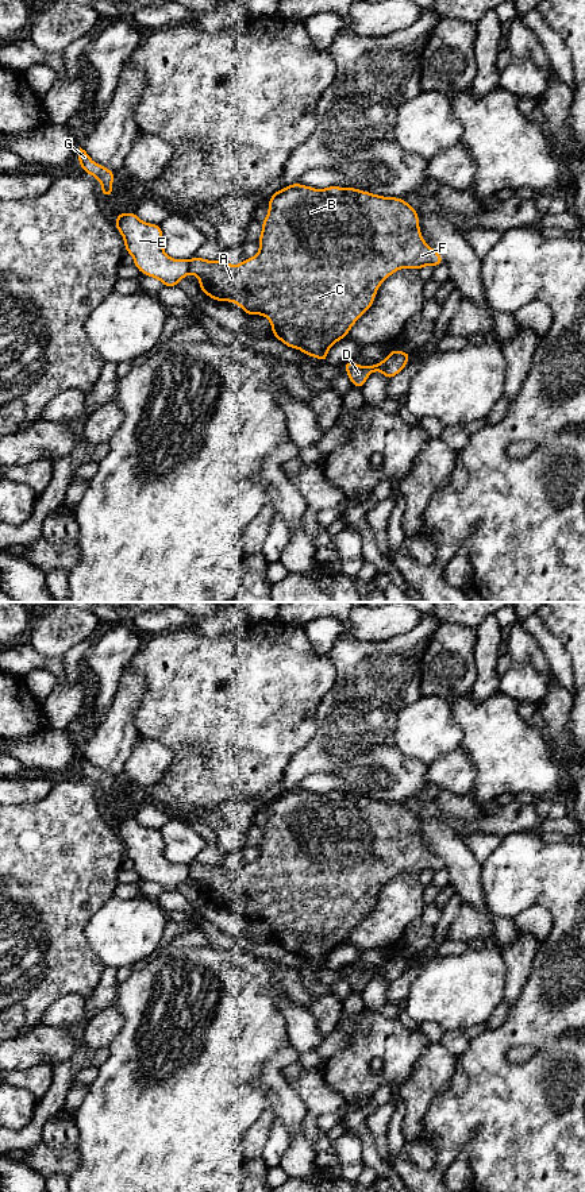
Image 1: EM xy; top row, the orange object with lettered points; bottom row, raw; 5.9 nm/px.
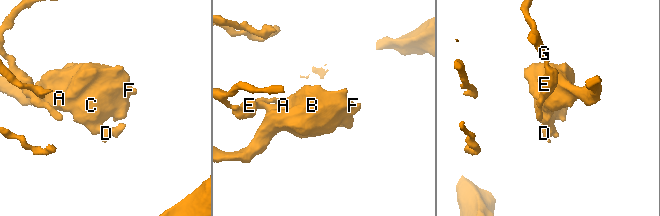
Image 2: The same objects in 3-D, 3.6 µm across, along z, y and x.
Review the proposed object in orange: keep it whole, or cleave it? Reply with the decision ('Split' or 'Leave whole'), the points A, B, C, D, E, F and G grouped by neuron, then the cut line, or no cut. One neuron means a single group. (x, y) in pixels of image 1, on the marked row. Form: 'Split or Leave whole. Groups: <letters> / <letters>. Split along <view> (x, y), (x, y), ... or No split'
Split. Groups: A B C D F / E G. Split along xy (188, 261), (189, 272)

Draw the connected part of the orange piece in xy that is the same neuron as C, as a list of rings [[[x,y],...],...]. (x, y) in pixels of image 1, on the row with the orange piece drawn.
[[[301,184],[288,185],[277,190],[268,202],[269,213],[263,219],[262,232],[258,239],[259,252],[253,258],[246,258],[242,263],[234,266],[226,261],[207,261],[193,256],[189,261],[189,273],[200,279],[199,288],[215,301],[230,301],[238,304],[242,310],[250,316],[262,315],[272,324],[273,336],[285,346],[303,351],[307,356],[315,356],[327,362],[328,350],[338,340],[347,337],[350,328],[355,321],[374,304],[376,293],[380,285],[395,271],[412,267],[420,270],[423,266],[439,266],[443,263],[442,255],[432,250],[423,239],[419,228],[417,211],[403,198],[377,196],[355,188],[328,186],[326,189],[313,189]]]

